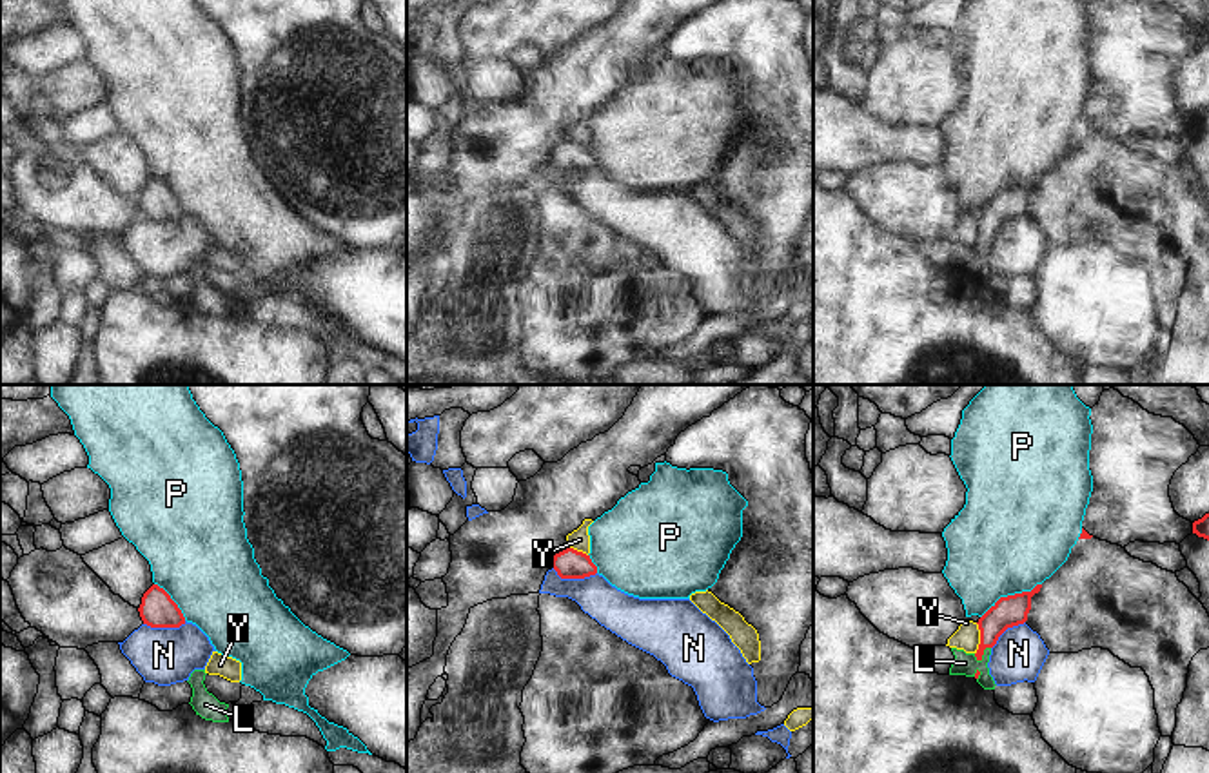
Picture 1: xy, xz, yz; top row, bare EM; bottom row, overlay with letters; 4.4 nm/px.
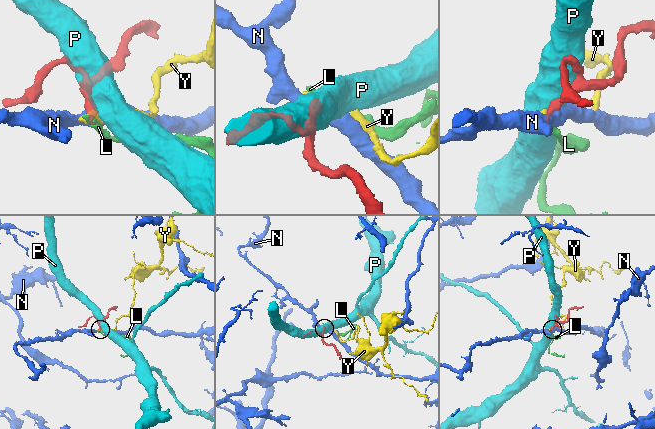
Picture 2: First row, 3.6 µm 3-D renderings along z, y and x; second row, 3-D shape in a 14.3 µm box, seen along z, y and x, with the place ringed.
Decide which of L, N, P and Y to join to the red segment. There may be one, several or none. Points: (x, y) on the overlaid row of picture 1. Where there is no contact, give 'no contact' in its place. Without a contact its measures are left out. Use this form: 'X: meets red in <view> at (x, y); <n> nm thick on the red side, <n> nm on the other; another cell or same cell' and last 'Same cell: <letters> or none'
L: meets red in yz at (982, 654); 140 nm thick on the red side, 100 nm on the other; same cell
N: meets red in xz at (574, 577); 130 nm thick on the red side, 180 nm on the other; another cell
P: meets red in yz at (1010, 596); 140 nm thick on the red side, 480 nm on the other; another cell
Y: meets red in yz at (981, 639); 140 nm thick on the red side, 110 nm on the other; another cell
Same cell: L

